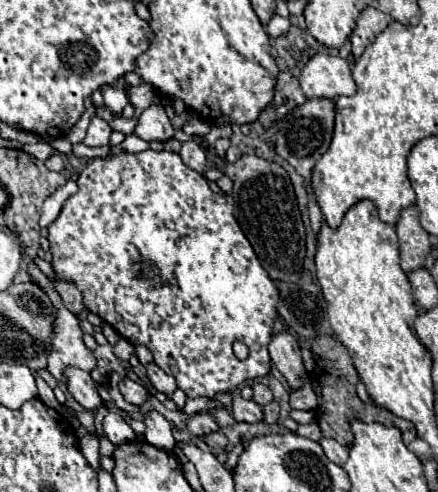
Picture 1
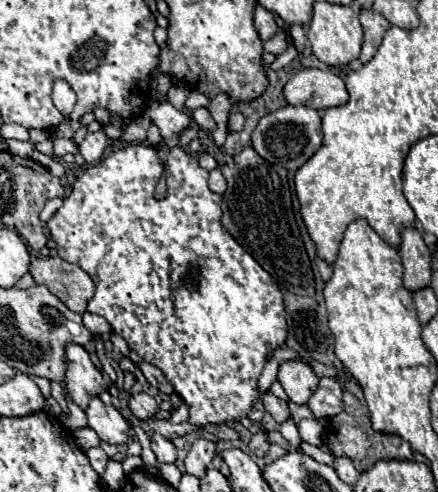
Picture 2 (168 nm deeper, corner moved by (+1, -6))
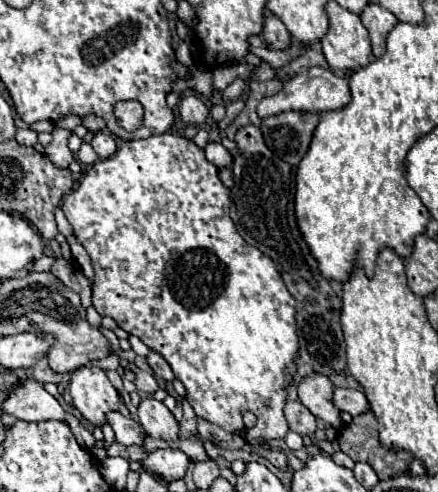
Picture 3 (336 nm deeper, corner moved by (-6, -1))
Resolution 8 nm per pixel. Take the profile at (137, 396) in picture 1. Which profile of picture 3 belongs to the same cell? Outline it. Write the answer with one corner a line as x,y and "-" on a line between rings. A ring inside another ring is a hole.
153,397
143,399
137,413
141,427
147,431
149,437
163,441
179,439
179,425
171,411
161,401
155,401

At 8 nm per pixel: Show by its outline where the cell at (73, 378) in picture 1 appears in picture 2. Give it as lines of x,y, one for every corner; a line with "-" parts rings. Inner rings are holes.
98,396
90,398
86,414
88,428
92,428
102,442
124,444
128,440
128,422
124,416
114,406
106,406

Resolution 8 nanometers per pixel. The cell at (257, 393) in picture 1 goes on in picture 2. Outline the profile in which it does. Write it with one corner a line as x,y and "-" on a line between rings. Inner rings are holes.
264,392
260,398
262,398
262,404
264,404
264,410
266,410
268,414
272,414
272,418
274,418
278,424
282,424
282,422
290,416
288,404
286,404
284,400
276,398
272,392

